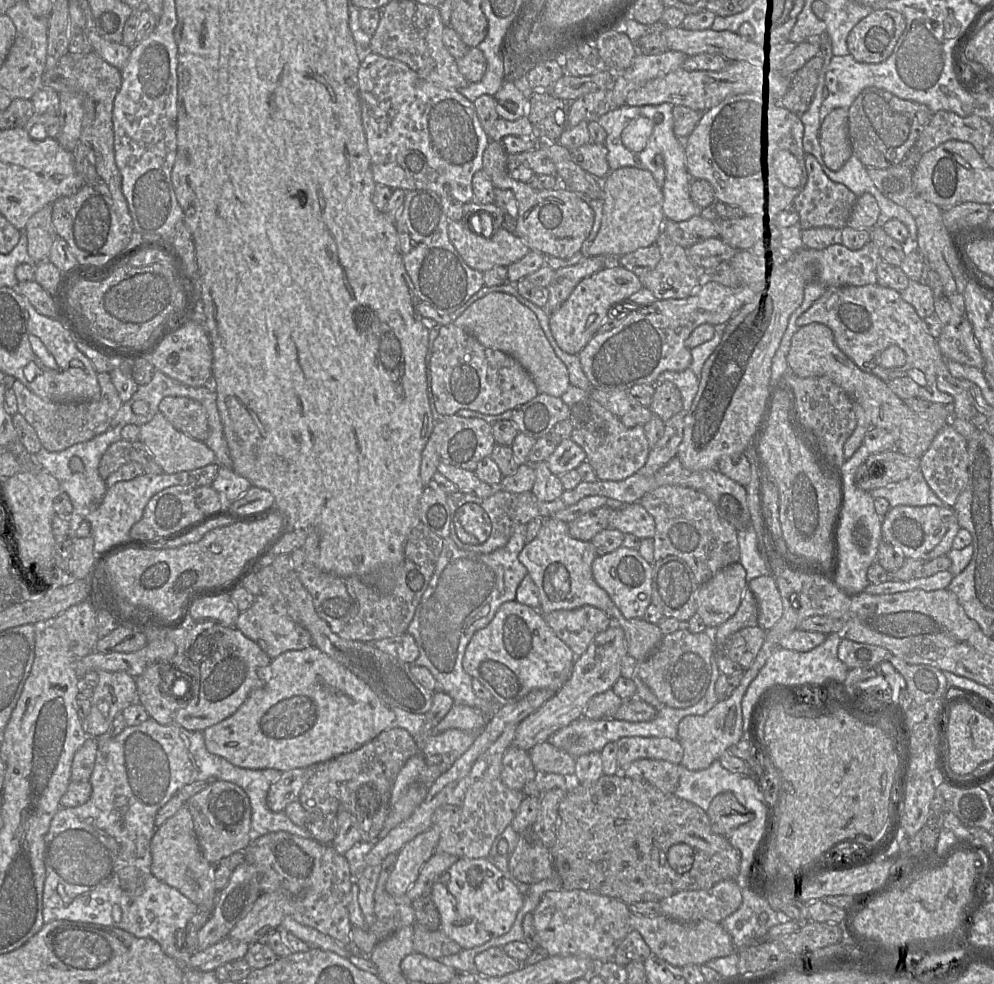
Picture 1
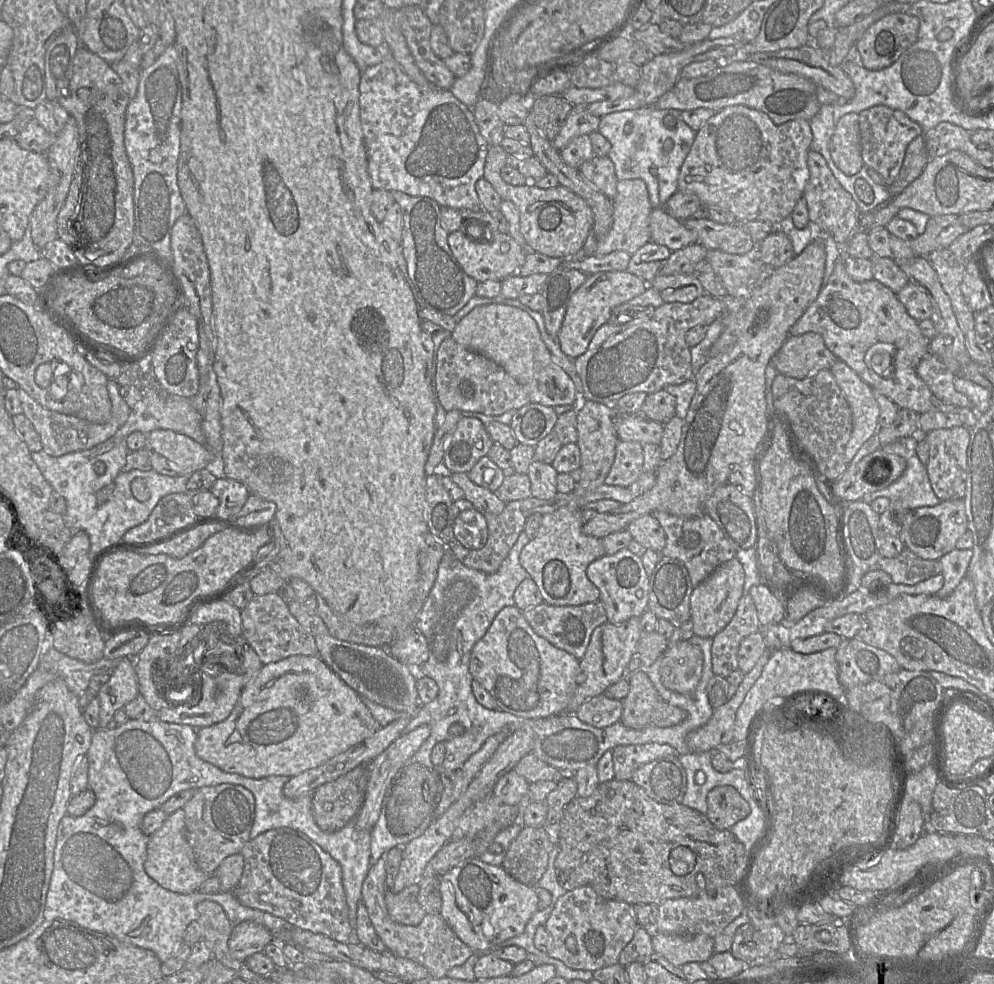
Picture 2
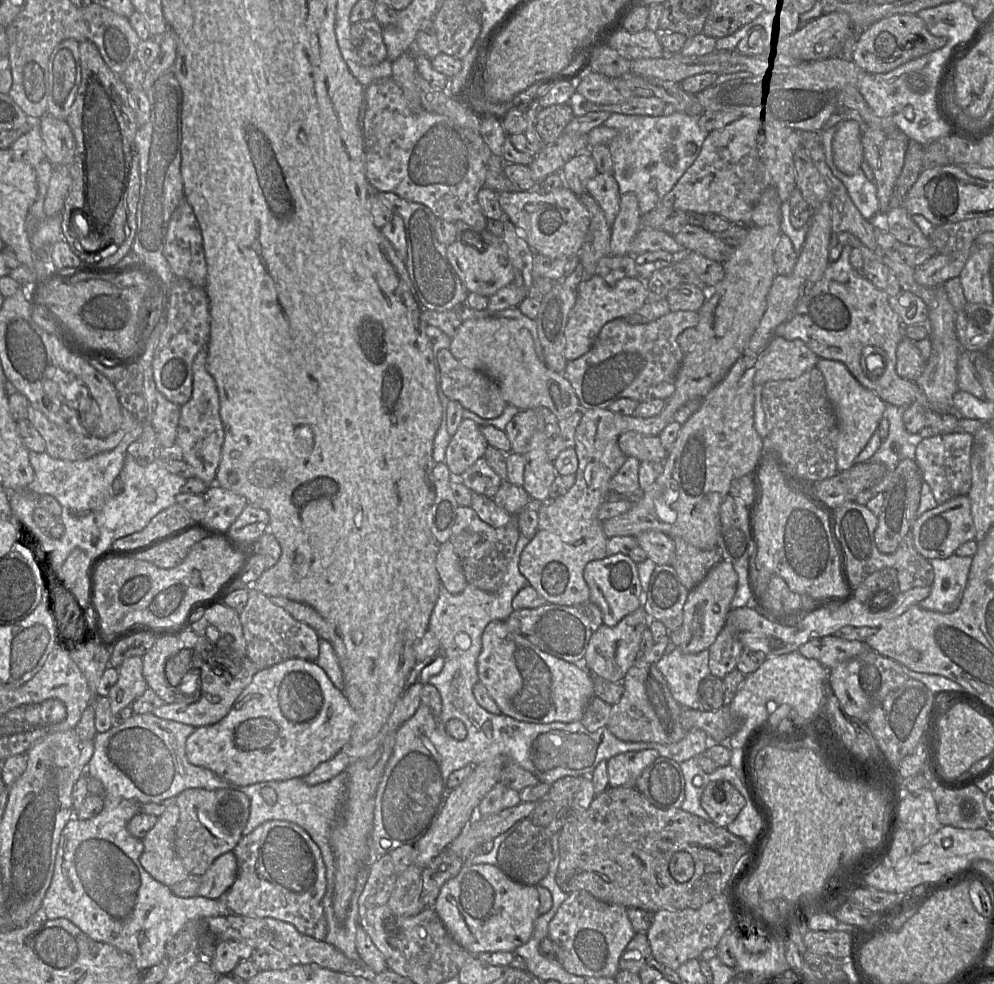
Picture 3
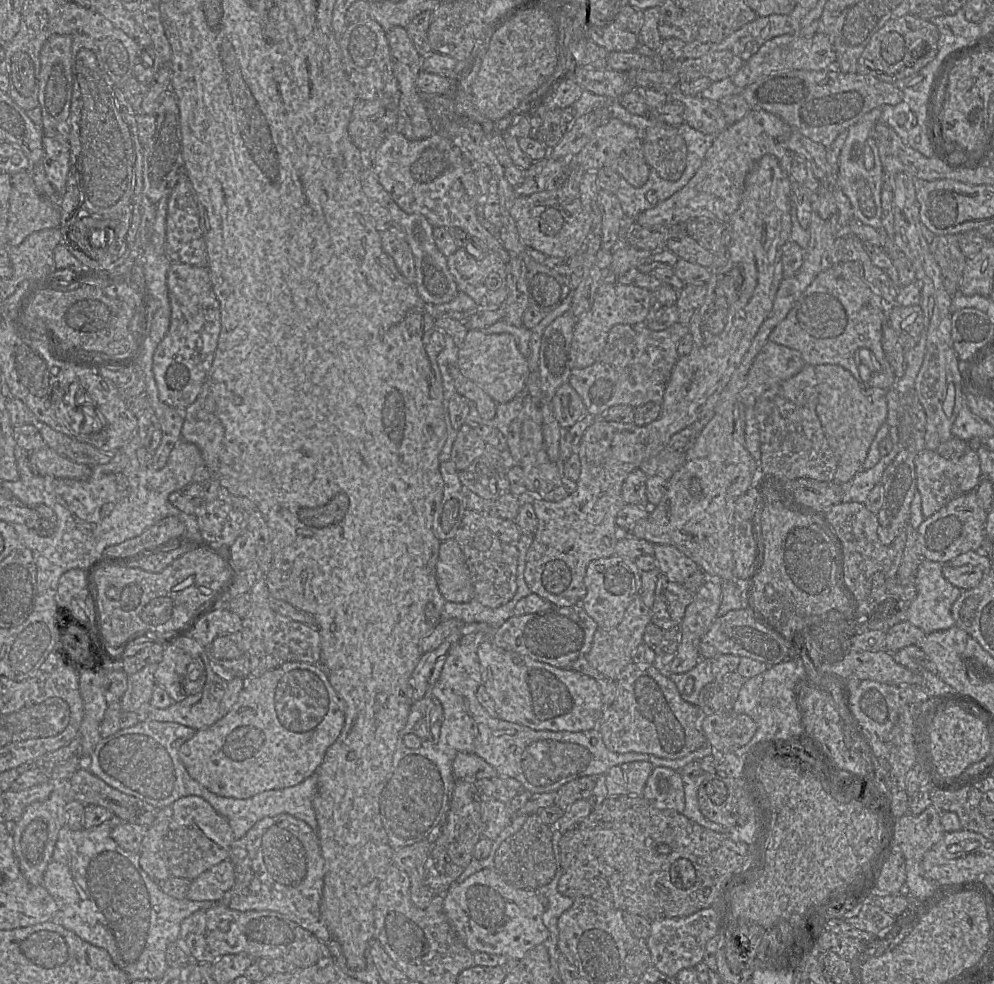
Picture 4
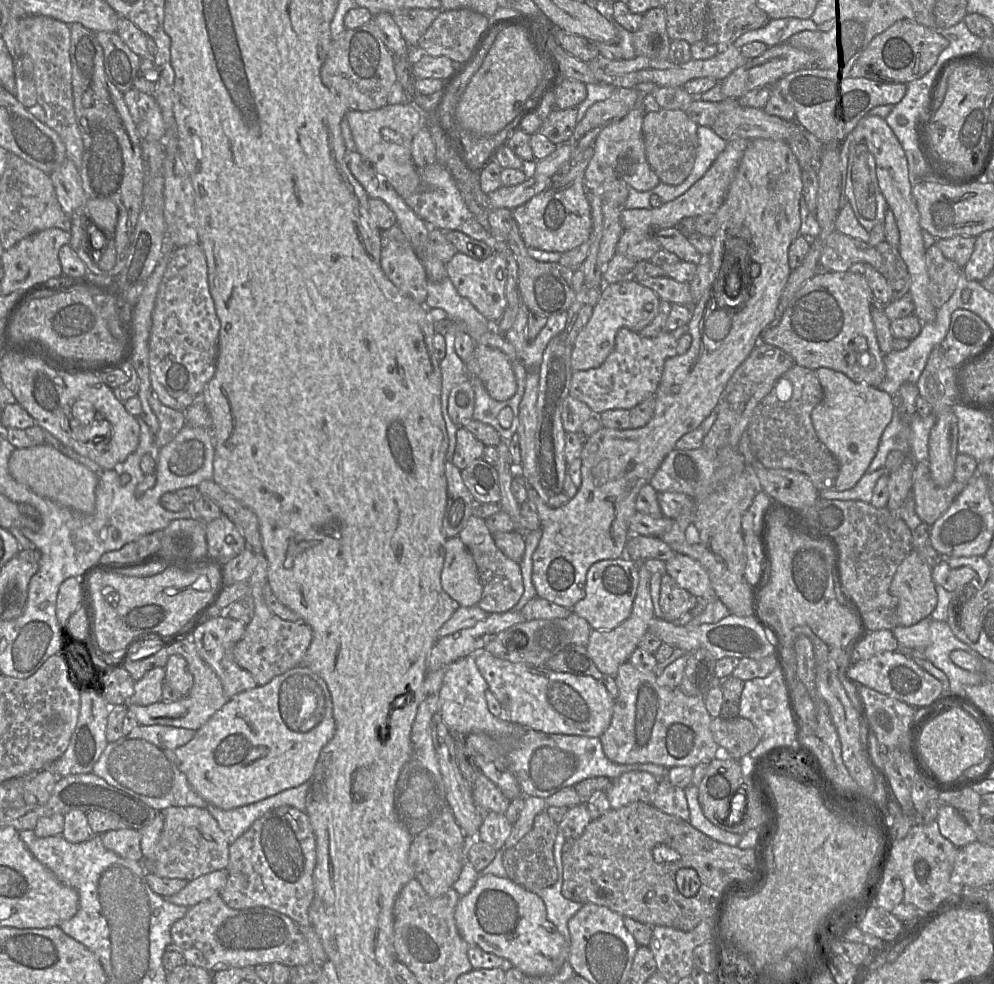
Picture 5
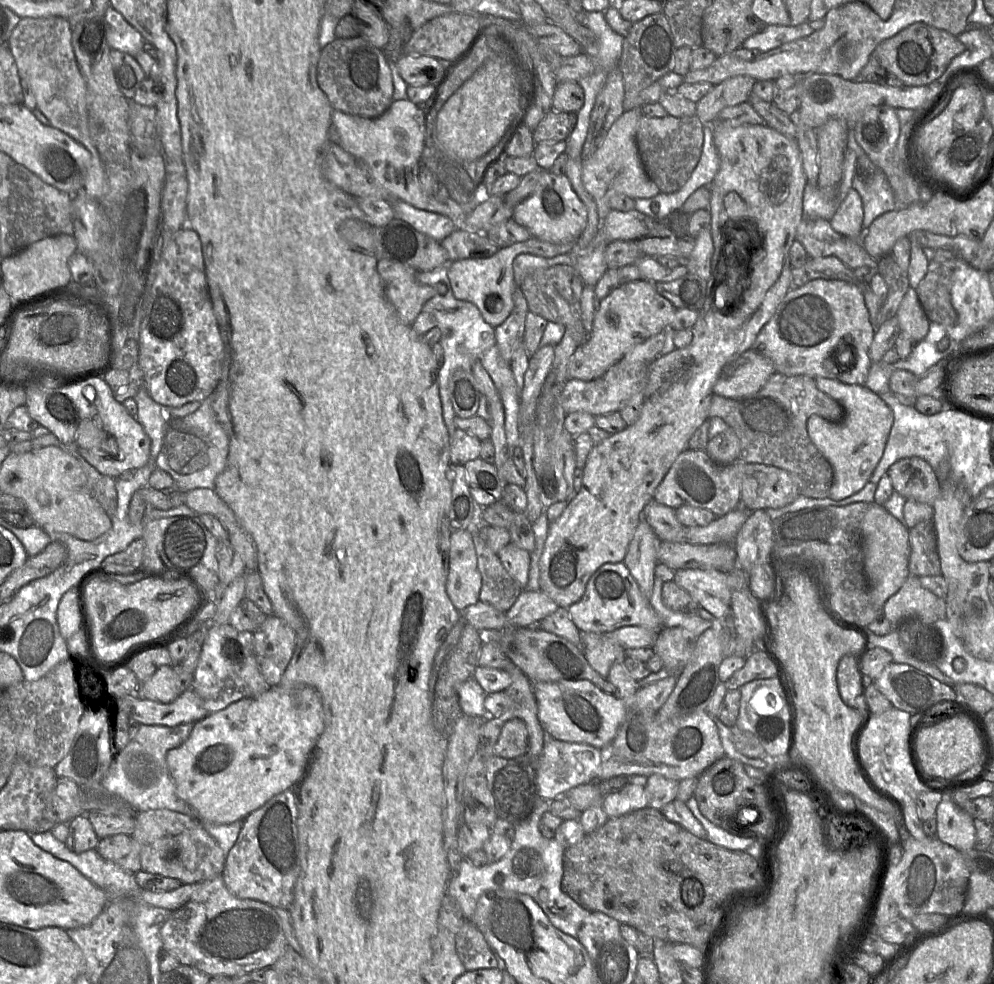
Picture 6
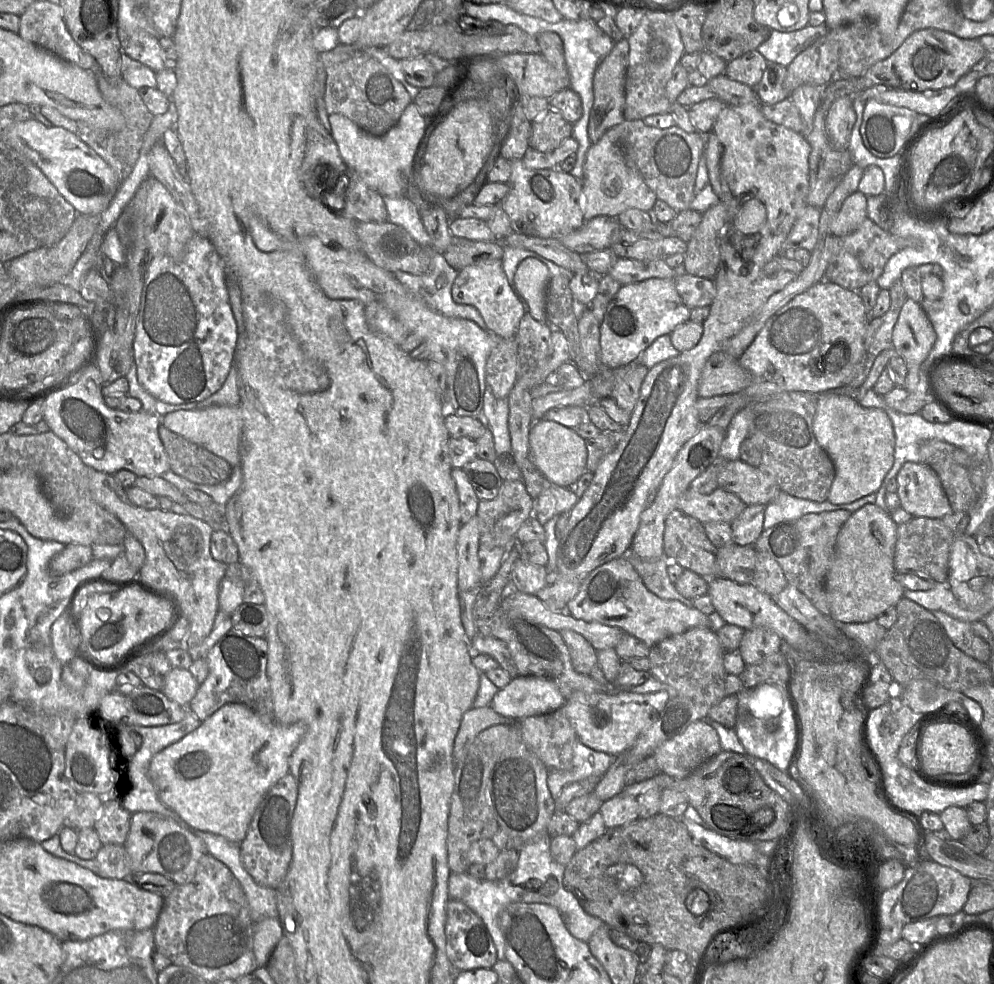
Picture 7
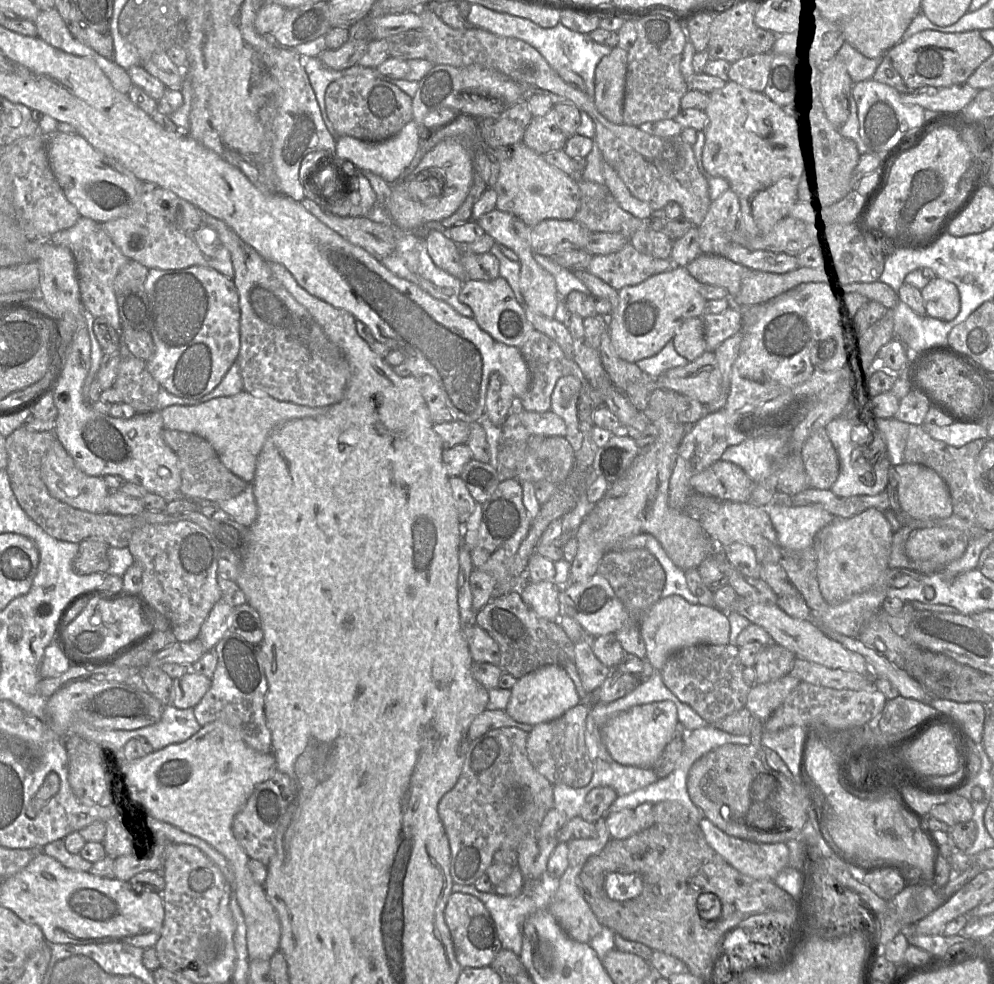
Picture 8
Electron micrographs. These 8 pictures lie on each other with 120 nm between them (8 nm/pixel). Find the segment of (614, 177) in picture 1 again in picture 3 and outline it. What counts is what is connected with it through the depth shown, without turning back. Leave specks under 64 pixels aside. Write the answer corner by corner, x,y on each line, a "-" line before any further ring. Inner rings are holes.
632,192
620,195
620,210
611,227
611,255
629,255
631,242
641,227
641,217
636,195

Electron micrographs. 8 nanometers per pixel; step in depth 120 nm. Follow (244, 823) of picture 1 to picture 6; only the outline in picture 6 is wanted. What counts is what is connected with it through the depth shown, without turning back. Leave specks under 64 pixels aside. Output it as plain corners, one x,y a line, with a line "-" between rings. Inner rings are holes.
168,809
138,812
131,836
139,846
144,872
175,878
182,884
199,883
223,873
226,856
197,817

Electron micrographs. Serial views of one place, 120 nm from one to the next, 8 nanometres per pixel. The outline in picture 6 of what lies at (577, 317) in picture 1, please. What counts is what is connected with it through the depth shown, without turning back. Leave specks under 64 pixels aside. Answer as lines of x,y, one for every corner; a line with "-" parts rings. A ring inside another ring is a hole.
635,280
619,285
599,302
593,328
568,365
568,380
590,381
602,376
635,345
670,328
677,308
661,296
654,283

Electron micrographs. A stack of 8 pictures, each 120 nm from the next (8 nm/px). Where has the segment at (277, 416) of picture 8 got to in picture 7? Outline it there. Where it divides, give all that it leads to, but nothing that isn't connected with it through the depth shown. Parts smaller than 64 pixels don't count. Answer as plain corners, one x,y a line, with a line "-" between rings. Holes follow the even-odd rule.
216,405
199,410
173,411
163,416
161,423
172,432
222,457
232,468
240,465
243,415
239,405

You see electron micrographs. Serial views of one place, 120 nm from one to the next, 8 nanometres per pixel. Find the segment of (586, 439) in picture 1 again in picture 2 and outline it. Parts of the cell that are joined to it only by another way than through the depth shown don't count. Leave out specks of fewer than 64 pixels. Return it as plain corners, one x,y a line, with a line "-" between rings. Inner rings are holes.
619,440
613,465
605,484
625,487
635,482
643,473
644,452
639,442

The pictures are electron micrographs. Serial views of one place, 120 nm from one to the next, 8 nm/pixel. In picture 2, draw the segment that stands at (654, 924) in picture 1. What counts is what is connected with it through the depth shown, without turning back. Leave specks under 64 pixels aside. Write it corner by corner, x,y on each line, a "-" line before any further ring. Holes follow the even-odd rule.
652,932
652,946
655,953
664,957
676,967
686,963
702,963
714,954
714,937
706,934
680,936

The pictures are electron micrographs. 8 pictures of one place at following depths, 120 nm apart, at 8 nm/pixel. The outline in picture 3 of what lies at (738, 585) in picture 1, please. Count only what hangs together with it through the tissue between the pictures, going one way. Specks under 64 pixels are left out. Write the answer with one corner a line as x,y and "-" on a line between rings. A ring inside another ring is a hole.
721,560
706,577
688,593
683,607
682,644
678,647
684,653
695,654
708,650
715,642
717,635
726,623
730,603
736,592
737,574
730,562

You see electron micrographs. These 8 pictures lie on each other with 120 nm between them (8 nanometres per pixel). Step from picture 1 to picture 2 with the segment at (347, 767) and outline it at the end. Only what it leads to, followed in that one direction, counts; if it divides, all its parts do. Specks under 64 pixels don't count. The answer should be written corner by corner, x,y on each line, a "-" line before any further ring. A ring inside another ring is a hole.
360,764
314,790
312,814
322,831
339,830
356,817
364,803
369,777
369,765

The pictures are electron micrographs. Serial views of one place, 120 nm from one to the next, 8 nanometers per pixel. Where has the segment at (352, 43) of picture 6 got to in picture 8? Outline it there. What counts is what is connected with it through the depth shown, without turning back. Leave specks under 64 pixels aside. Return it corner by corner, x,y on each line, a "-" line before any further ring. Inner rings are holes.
363,68
359,75
346,75
329,84
325,109
339,136
380,142
397,134
413,119
413,98
375,68

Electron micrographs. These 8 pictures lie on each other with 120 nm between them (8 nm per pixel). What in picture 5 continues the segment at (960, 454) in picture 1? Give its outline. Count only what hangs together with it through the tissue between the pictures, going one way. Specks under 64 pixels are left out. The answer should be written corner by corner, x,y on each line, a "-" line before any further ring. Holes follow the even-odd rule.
915,462
912,495
916,514
923,523
932,525
965,487
956,480
947,487
938,487
931,478
928,462

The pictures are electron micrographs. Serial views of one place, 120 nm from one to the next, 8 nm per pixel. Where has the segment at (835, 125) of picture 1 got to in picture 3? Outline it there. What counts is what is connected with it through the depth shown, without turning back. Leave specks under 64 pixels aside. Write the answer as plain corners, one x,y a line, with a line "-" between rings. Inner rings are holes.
845,120
837,124
832,141
832,157
835,167
848,176
861,170
869,180
875,182
874,171
864,159
862,135
856,120

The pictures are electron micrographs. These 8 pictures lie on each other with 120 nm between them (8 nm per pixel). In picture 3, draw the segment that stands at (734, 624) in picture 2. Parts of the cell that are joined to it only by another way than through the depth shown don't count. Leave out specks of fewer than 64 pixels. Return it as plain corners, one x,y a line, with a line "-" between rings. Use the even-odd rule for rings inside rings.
725,624
715,642
707,650
709,652
710,674
723,679
736,669
742,649
743,646
733,629

